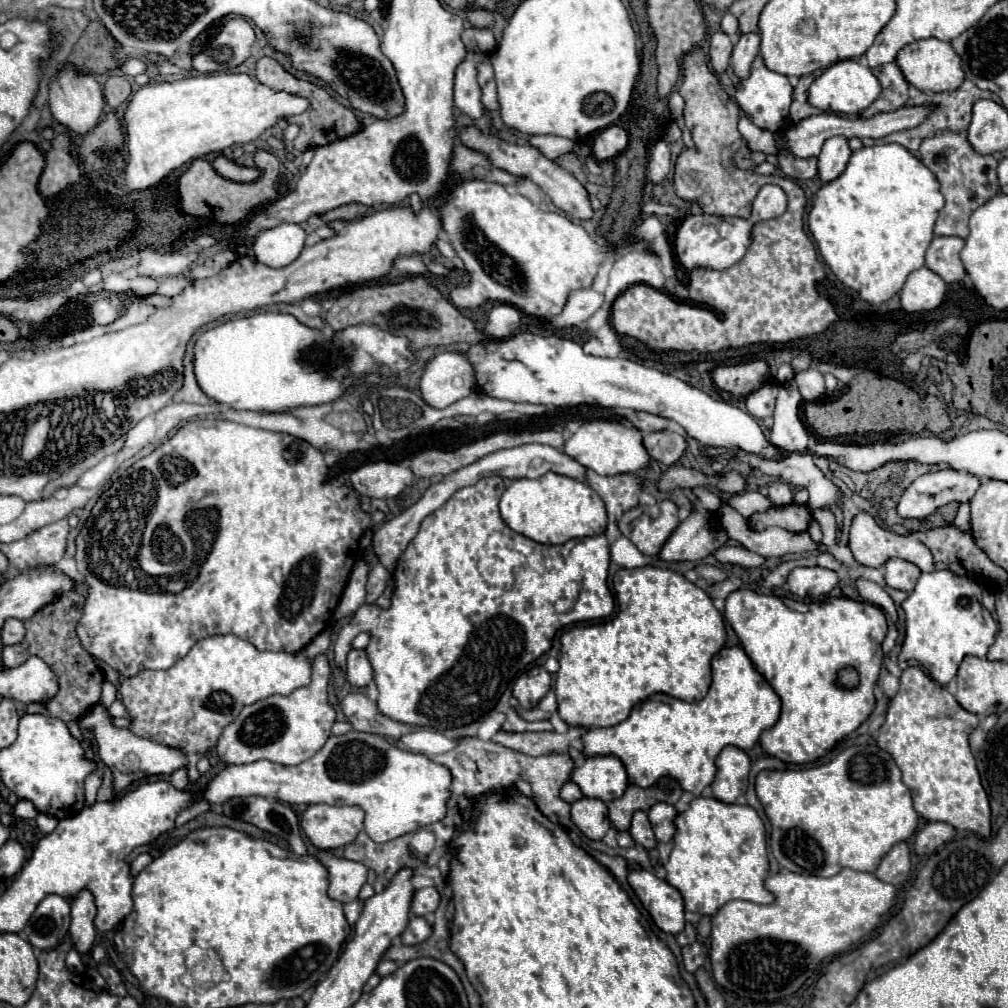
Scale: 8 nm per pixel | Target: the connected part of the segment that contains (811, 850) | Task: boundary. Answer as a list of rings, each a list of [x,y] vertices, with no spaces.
[[[850,746],[832,762],[804,770],[762,770],[756,778],[756,794],[772,824],[772,854],[782,868],[796,874],[834,876],[842,868],[874,872],[880,858],[894,844],[910,840],[918,828],[918,814],[898,766],[886,752],[872,746]]]

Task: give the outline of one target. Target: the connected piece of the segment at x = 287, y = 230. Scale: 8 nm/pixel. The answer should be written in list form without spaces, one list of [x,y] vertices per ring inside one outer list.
[[[280,224],[260,232],[252,244],[252,252],[258,262],[270,268],[282,268],[300,256],[304,240],[306,232],[300,224]]]

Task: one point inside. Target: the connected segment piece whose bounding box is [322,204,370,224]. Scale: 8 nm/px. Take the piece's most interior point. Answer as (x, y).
(350, 211)

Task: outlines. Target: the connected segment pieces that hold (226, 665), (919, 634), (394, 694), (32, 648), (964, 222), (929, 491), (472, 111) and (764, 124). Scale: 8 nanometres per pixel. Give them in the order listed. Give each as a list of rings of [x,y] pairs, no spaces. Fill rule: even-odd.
[[[226,634],[226,636],[210,636],[204,640],[198,640],[194,648],[168,670],[144,670],[132,678],[124,678],[118,692],[120,692],[122,704],[128,710],[130,732],[134,732],[136,736],[154,740],[158,744],[182,750],[188,758],[188,768],[192,770],[192,773],[188,773],[189,780],[192,785],[195,785],[198,782],[196,762],[202,756],[206,756],[208,750],[216,746],[218,736],[240,714],[240,710],[272,694],[288,696],[296,688],[310,684],[310,668],[312,664],[302,652],[298,654],[260,652],[250,642],[234,634]]]
[[[948,570],[920,574],[914,592],[902,602],[902,608],[906,612],[906,638],[898,658],[918,660],[942,686],[956,676],[964,656],[986,658],[988,648],[994,644],[996,626],[986,624],[982,588],[972,578],[960,578]]]
[[[490,476],[490,478],[476,482],[474,486],[460,488],[458,492],[454,492],[450,496],[450,500],[442,508],[428,514],[422,520],[416,538],[408,544],[408,548],[404,550],[404,554],[400,556],[400,560],[396,564],[396,570],[394,570],[394,584],[396,586],[394,586],[394,596],[392,596],[390,608],[380,610],[374,604],[362,604],[356,610],[354,618],[340,630],[336,644],[334,644],[334,662],[336,662],[338,670],[344,670],[346,656],[352,650],[352,640],[356,638],[356,634],[360,634],[360,632],[372,634],[372,640],[366,646],[366,652],[368,652],[368,658],[372,662],[374,682],[376,682],[378,692],[380,692],[378,708],[384,716],[398,720],[398,722],[416,724],[416,726],[430,726],[430,728],[438,728],[438,730],[456,728],[456,726],[464,726],[464,724],[470,724],[474,720],[480,720],[498,704],[500,696],[514,684],[514,680],[524,672],[524,668],[552,646],[552,638],[554,638],[556,630],[560,630],[560,626],[566,626],[572,622],[582,622],[582,620],[607,618],[615,612],[615,598],[608,590],[608,582],[606,582],[608,580],[608,566],[610,566],[608,540],[604,536],[588,536],[588,538],[578,538],[578,540],[568,540],[562,546],[538,544],[538,542],[522,536],[522,534],[510,530],[506,526],[506,522],[500,518],[498,502],[500,502],[502,492],[504,492],[502,478]]]
[[[74,590],[62,592],[58,600],[46,604],[32,618],[24,620],[26,626],[24,640],[20,644],[6,646],[2,654],[4,666],[20,666],[30,656],[38,656],[54,670],[60,688],[50,700],[42,702],[42,706],[50,716],[60,718],[66,724],[72,720],[80,720],[86,714],[86,708],[92,708],[100,700],[100,686],[104,680],[104,672],[90,660],[90,654],[82,648],[74,632],[76,622],[82,616],[82,606],[84,606],[84,596],[80,596]],[[80,690],[82,690],[82,712],[80,712]]]
[[[940,132],[932,138],[926,138],[920,144],[920,160],[936,174],[940,180],[942,196],[946,198],[946,204],[936,220],[934,234],[936,236],[968,236],[968,218],[970,214],[982,206],[986,200],[996,196],[1000,192],[998,178],[996,178],[996,168],[998,168],[998,158],[996,156],[980,156],[974,152],[970,146],[968,138],[964,134],[954,134],[954,132]]]
[[[936,470],[916,478],[900,496],[902,518],[926,518],[948,502],[968,502],[980,488],[980,480],[968,472]]]
[[[468,52],[466,58],[458,64],[454,78],[454,104],[474,120],[484,114],[484,106],[480,102],[480,86],[476,82],[476,74],[478,74],[476,66],[484,58],[486,54]]]
[[[756,56],[754,64],[750,68],[750,76],[746,80],[738,82],[736,102],[744,110],[744,114],[748,114],[752,118],[752,122],[758,128],[774,132],[774,130],[788,126],[788,110],[790,110],[790,102],[792,102],[792,84],[784,74],[768,70],[762,56]]]

